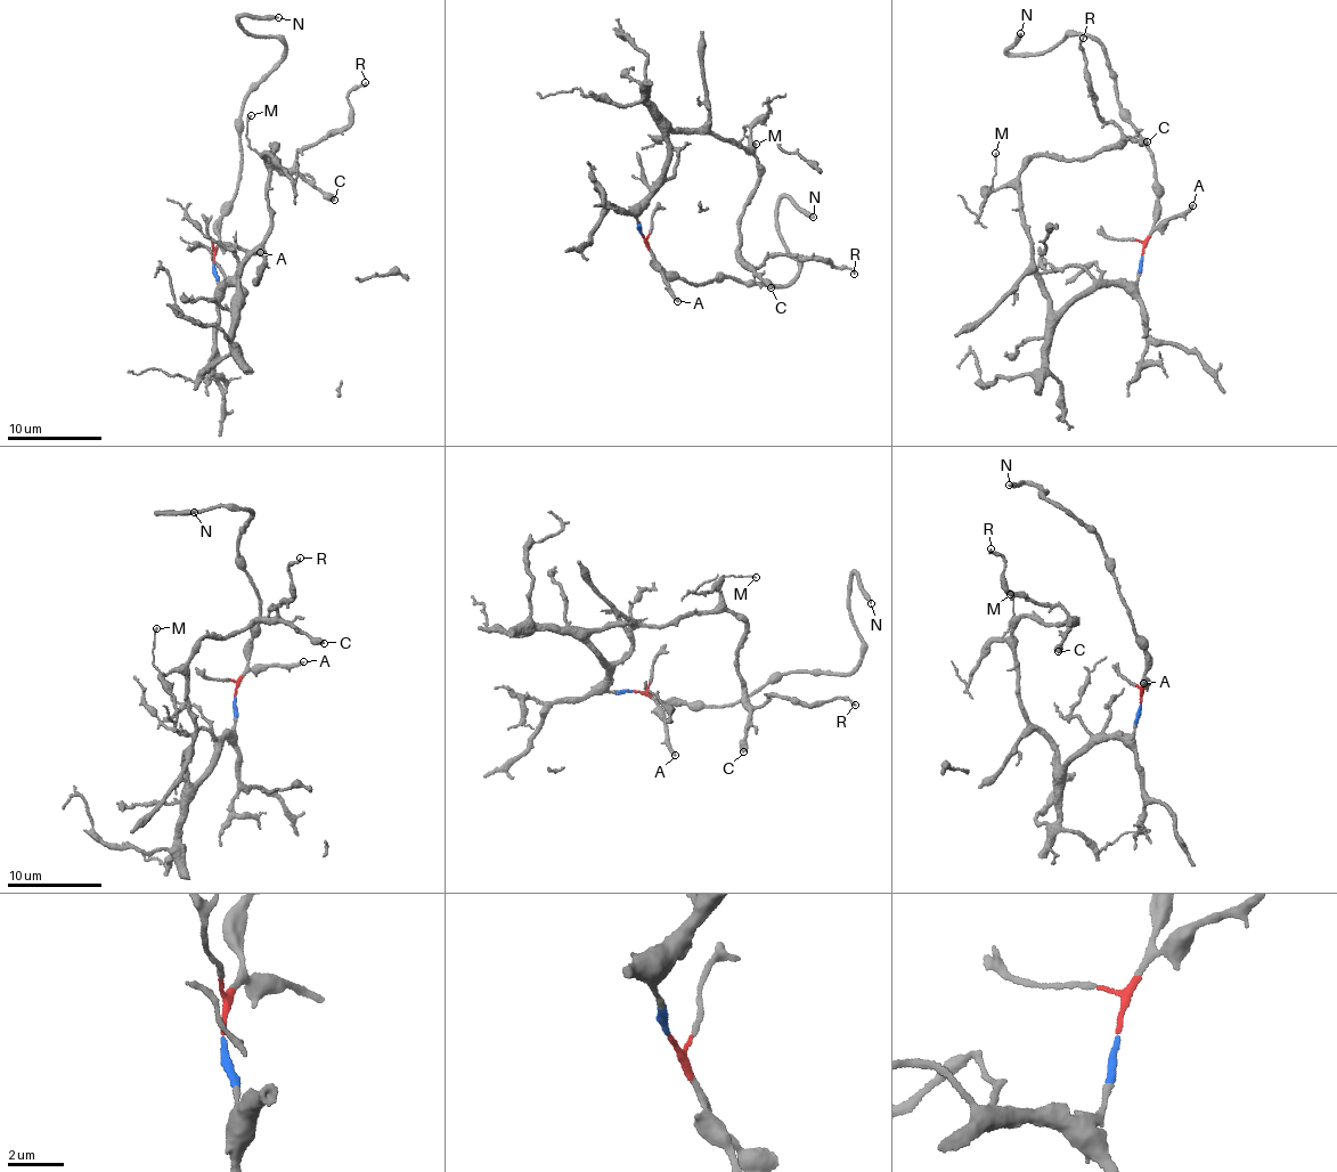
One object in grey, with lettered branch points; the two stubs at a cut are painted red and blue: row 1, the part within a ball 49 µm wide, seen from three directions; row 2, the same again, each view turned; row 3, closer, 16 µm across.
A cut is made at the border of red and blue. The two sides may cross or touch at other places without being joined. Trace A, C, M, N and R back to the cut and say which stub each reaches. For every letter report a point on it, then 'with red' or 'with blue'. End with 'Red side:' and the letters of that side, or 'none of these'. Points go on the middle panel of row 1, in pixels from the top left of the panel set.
A: place (677, 301); with red
C: place (771, 287); with blue
M: place (756, 144); with blue
N: place (813, 217); with red
R: place (854, 274); with blue
Red side: A, N

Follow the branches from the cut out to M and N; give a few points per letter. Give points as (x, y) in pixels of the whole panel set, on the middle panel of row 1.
M: (642, 233), (636, 219), (667, 157), (667, 132), (728, 138), (746, 149), (750, 129), (743, 127), (757, 145)
N: (642, 233), (690, 284), (780, 287), (799, 259), (776, 203), (814, 218)

